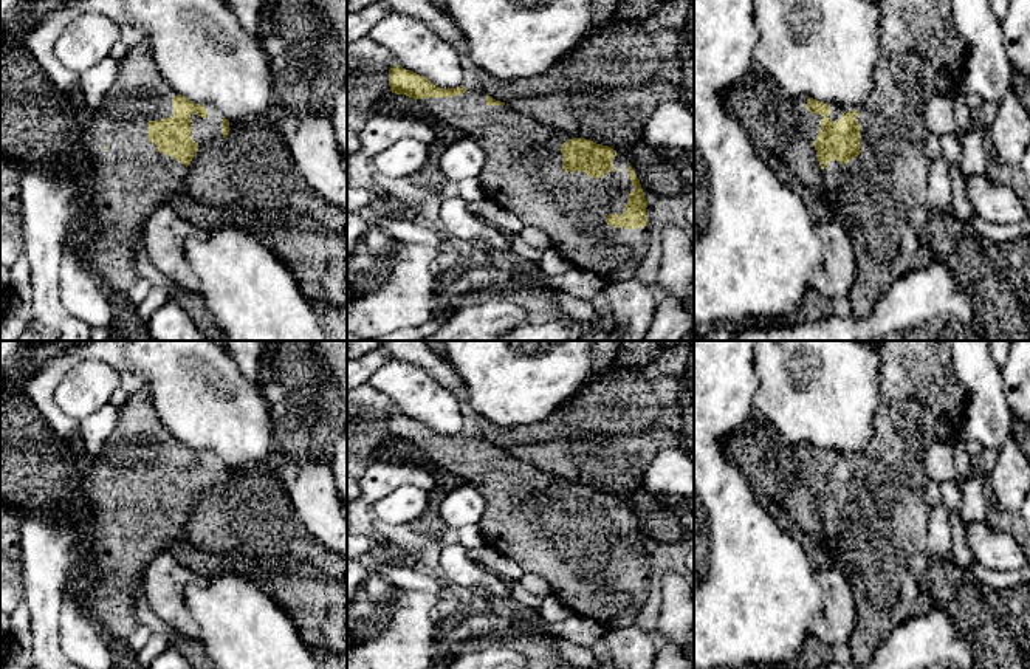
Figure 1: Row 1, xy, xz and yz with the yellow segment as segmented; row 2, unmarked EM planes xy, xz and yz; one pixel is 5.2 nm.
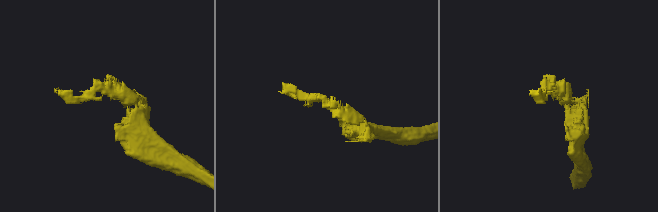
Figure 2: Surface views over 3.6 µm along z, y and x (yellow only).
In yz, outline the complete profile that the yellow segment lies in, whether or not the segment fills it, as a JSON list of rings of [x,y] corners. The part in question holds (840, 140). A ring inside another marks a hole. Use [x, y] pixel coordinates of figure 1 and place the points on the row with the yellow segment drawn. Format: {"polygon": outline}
{"polygon": [[[874,0],[880,11],[880,54],[869,98],[860,105],[791,98],[821,166],[824,201],[847,232],[857,276],[849,300],[852,316],[866,317],[894,282],[934,262],[926,242],[931,160],[923,152],[929,133],[923,108],[936,96],[960,87],[968,43],[957,33],[949,0]]]}

